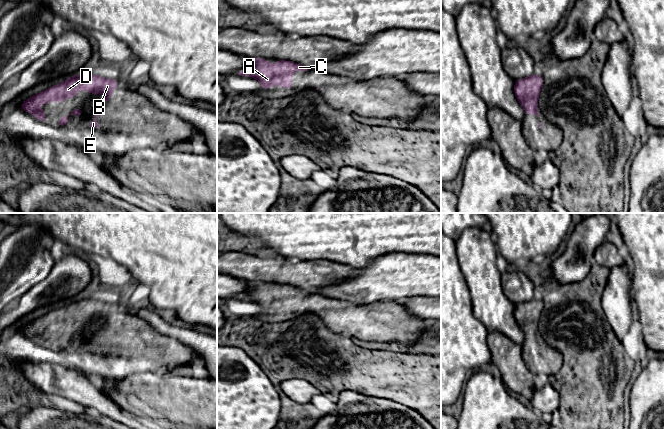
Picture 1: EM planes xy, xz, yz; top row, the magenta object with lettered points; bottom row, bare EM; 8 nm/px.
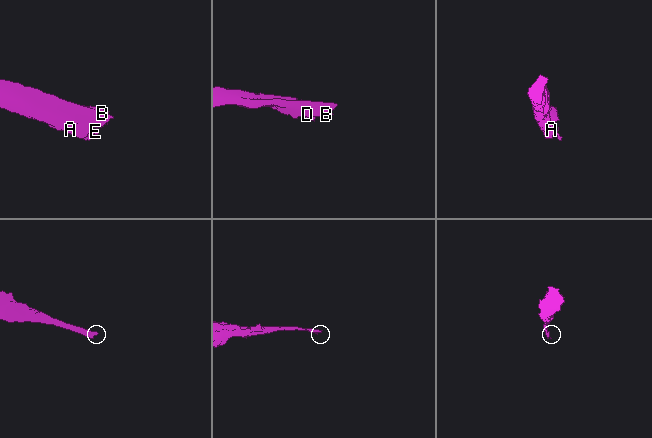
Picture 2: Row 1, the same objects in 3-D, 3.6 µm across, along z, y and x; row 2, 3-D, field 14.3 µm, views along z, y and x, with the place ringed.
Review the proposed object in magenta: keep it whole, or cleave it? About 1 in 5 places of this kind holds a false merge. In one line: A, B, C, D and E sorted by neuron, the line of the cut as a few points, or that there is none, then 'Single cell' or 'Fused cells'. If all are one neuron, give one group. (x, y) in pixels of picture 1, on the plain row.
Groups: A B C D E. No split. Single cell

